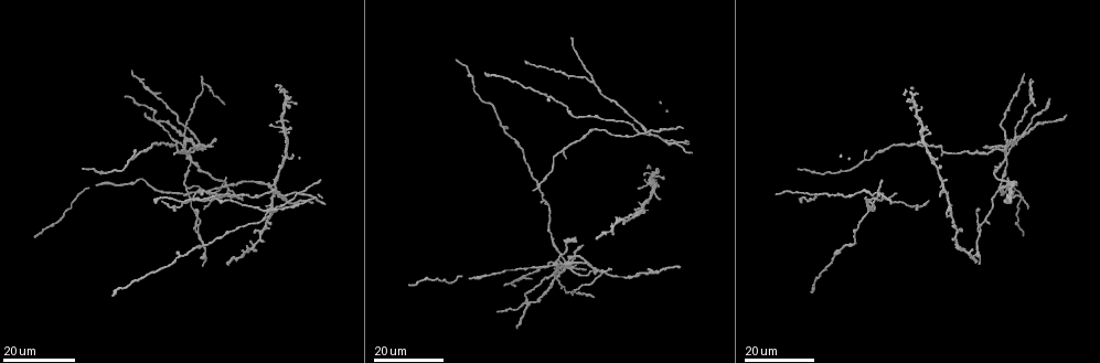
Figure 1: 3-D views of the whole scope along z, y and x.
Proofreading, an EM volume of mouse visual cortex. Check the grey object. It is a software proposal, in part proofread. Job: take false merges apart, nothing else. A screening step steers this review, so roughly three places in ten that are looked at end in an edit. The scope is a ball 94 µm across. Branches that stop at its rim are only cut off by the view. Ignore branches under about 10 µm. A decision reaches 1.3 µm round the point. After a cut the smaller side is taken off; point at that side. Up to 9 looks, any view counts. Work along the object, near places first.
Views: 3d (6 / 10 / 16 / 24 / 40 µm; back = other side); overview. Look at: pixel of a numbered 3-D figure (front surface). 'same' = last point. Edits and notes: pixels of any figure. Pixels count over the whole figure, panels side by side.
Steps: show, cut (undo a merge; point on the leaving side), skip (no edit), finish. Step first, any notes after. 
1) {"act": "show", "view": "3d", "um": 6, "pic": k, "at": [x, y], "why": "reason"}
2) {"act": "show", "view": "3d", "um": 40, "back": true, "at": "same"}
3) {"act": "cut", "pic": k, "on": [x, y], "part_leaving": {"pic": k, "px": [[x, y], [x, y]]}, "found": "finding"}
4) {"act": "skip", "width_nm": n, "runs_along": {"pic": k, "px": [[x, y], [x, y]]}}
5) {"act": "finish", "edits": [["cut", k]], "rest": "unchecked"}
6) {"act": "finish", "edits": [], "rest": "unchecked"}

{"act": "show", "view": "3d", "um": 16, "pic": 1, "at": [821, 193], "why": "two arms in line, one across"}

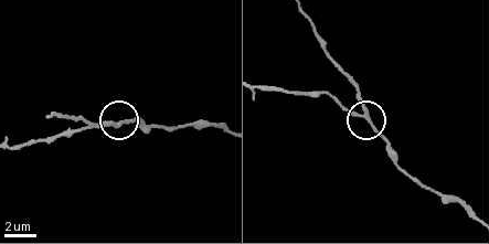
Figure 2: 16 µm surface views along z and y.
{"act": "show", "view": "3d", "um": 10, "pic": 2, "at": [357, 114]}

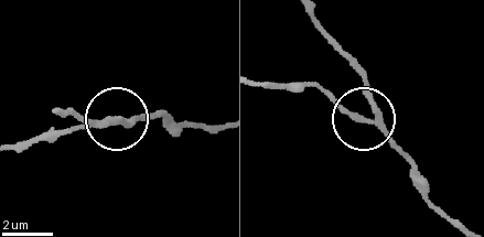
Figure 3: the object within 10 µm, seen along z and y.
{"act": "skip", "side_arm_um": 16, "runs_along": {"pic": 3, "px": [[222, 128], [183, 128], [158, 116], [116, 121]]}, "found": "all the same neuron"}

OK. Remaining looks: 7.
{"act": "show", "view": "3d", "um": 16, "pic": 1, "at": [664, 141], "why": "looks like a crossing"}

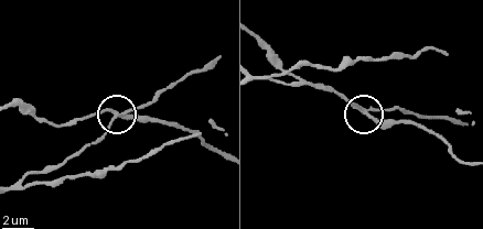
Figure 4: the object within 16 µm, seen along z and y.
{"act": "show", "view": "3d", "um": 6, "pic": 4, "at": [113, 110], "why": "zoom in"}

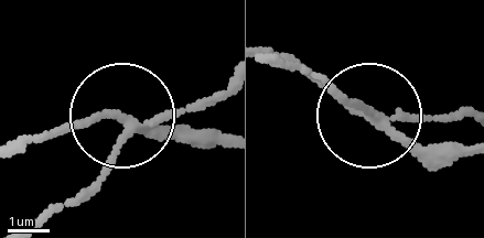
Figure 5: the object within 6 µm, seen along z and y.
{"act": "skip", "arms": 4, "runs_along": {"pic": 5, "px": [[300, 66], [364, 115], [454, 154]]}, "found": "continuous, no second neuron"}

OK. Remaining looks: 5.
{"act": "show", "view": "3d", "um": 24, "pic": 1, "at": [951, 219], "why": "calibre changes"}

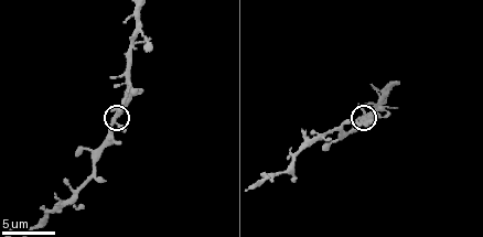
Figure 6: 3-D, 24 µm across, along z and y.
{"act": "show", "view": "3d", "um": 10, "pic": 6, "at": [363, 118]}

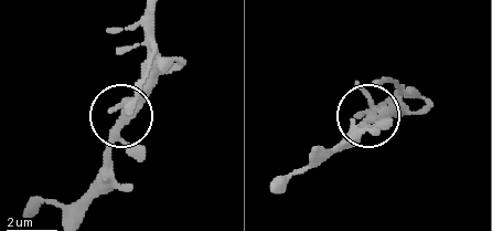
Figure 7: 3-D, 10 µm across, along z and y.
{"act": "skip", "width_nm": 250, "found": "continuous, no second neuron"}

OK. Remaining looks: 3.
{"act": "show", "view": "3d", "um": 24, "pic": 1, "at": [227, 185], "why": "four or more arms meet"}

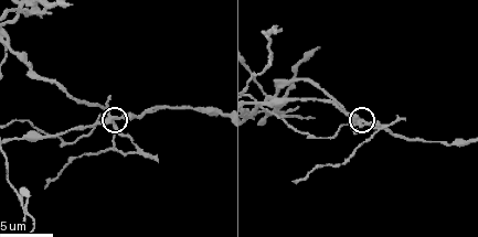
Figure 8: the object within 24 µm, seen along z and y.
{"act": "show", "view": "3d", "um": 10, "pic": 8, "at": [112, 119]}

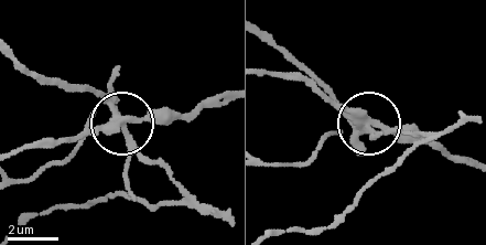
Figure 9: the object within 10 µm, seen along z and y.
{"act": "cut", "pic": 9, "on": [100, 91], "side_arm_um": 29, "part_leaving": {"pic": 9, "px": [[118, 121], [100, 94], [49, 84], [17, 63]]}, "found": "a second neuron is stuck on"}

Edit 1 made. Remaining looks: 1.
{"act": "finish", "edits": [["cut", 9]], "rest": "unchecked"}

